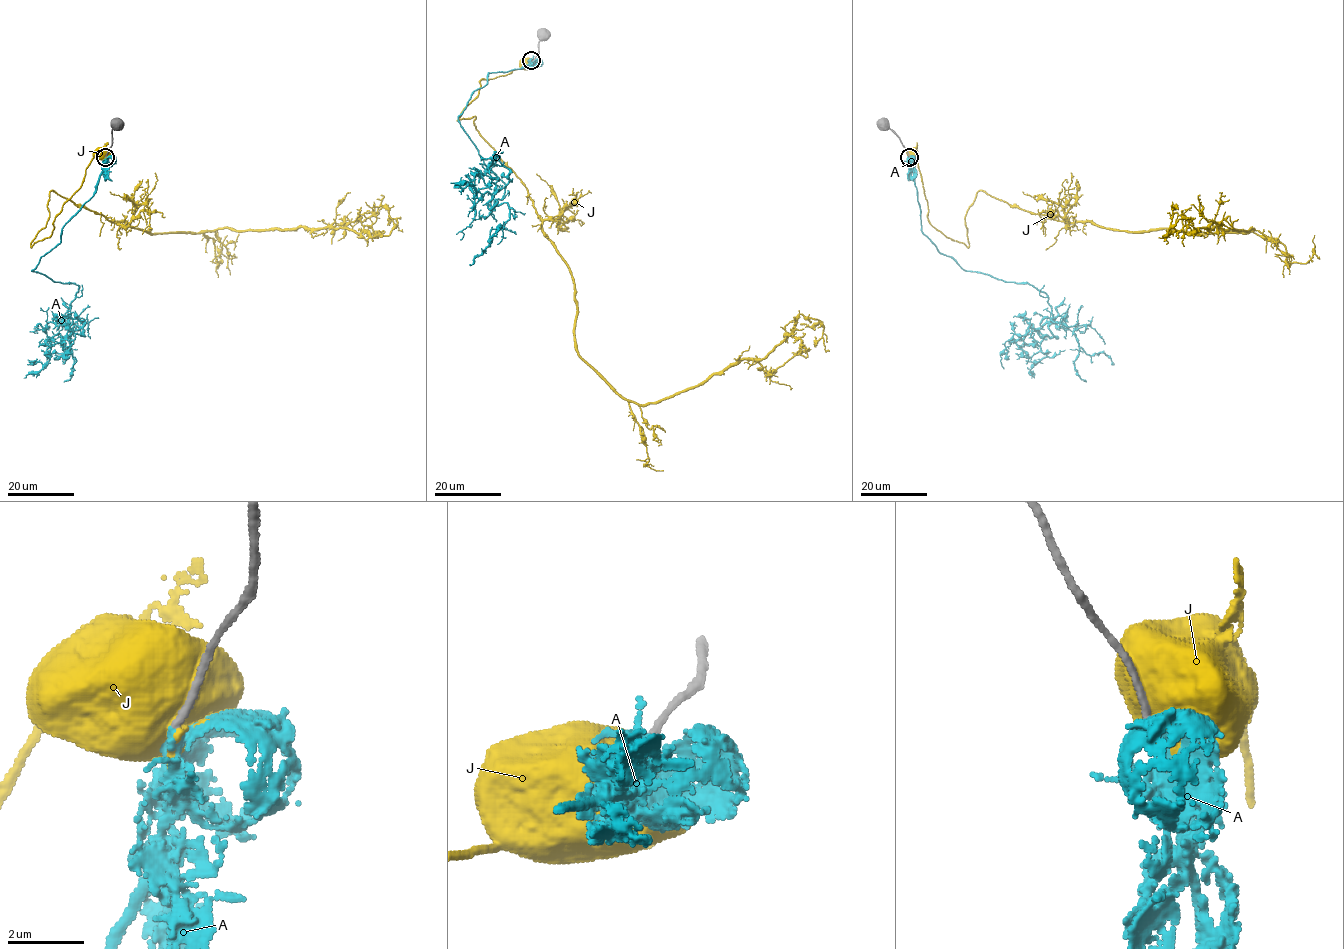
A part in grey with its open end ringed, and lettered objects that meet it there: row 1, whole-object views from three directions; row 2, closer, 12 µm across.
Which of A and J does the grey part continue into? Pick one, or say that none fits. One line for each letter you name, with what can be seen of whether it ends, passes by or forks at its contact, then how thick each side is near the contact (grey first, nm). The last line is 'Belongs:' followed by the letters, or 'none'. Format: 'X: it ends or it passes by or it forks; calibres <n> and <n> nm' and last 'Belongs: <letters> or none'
Belongs: none

